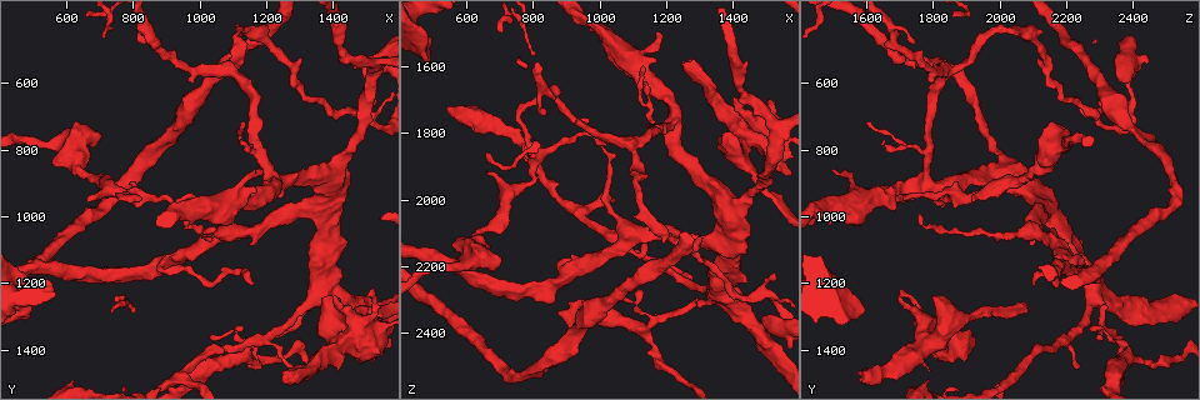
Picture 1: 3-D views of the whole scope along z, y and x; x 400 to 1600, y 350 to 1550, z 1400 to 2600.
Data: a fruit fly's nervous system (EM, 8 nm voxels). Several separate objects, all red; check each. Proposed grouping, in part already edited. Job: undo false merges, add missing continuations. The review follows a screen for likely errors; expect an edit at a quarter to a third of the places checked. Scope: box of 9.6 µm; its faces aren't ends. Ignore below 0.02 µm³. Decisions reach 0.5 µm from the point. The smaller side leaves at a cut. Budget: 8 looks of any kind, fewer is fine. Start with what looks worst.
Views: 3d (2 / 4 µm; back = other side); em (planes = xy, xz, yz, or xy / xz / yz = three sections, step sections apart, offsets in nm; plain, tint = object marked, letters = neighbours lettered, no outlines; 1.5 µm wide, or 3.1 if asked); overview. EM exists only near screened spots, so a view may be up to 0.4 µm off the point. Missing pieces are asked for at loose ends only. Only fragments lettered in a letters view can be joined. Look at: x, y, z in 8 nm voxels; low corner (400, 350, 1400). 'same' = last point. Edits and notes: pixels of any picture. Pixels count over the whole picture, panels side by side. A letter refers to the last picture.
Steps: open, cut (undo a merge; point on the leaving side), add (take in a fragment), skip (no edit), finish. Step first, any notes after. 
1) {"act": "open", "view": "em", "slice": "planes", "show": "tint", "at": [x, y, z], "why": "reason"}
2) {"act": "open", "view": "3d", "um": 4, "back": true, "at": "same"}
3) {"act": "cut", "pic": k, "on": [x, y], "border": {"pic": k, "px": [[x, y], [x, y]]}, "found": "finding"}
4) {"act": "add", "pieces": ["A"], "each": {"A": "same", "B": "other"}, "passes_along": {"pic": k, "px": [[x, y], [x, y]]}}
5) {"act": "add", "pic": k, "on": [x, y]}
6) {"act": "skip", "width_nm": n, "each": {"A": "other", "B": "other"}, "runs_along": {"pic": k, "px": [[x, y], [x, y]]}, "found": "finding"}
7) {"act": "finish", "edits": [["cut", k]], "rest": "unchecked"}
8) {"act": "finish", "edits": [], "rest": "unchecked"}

{"act": "open", "view": "em", "slice": "yz", "step": 8, "show": "plain", "at": [1250, 1490, 1600], "why": "an open end"}

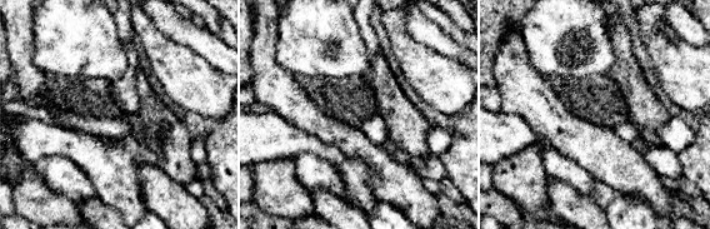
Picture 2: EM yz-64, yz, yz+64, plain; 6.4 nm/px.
{"act": "open", "view": "em", "slice": "yz", "step": 8, "show": "tint", "at": "same"}

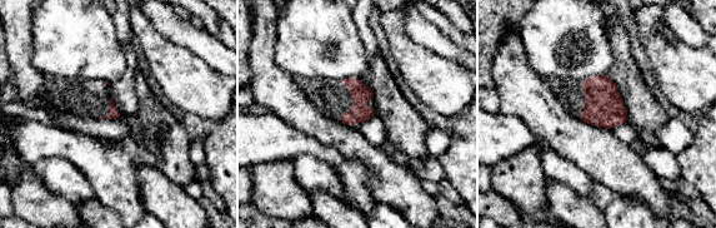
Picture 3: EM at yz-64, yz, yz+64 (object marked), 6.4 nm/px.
{"act": "open", "view": "em", "slice": "yz", "step": 8, "show": "letters", "at": "same", "why": "what lies round it"}

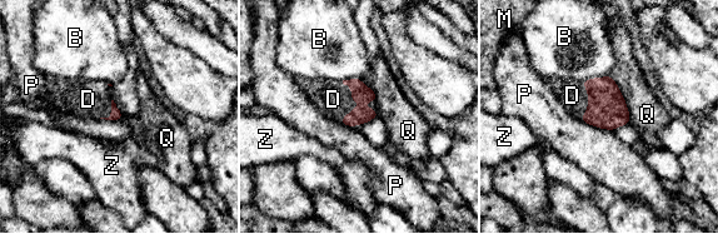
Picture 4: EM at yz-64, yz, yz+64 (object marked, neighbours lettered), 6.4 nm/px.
{"act": "add", "pieces": ["D"], "each": {"B": "other", "D": "same", "M": "other", "P": "other", "Q": "other", "Z": "other"}, "passes_along": {"pic": 4, "px": [[360, 93], [353, 100], [333, 99]]}, "found": "the neuron continues"}

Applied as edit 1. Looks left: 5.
{"act": "open", "view": "3d", "um": 2, "back": true, "at": [670, 950, 1910], "why": "branch stops here"}

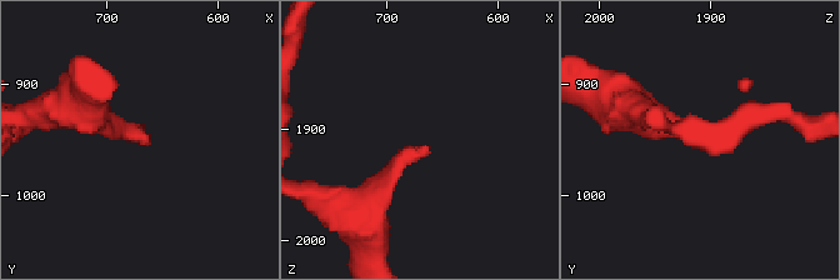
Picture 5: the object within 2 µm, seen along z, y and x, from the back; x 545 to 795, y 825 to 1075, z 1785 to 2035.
{"act": "open", "view": "em", "slice": "xz", "step": 8, "show": "plain", "at": [660, 952, 1920]}

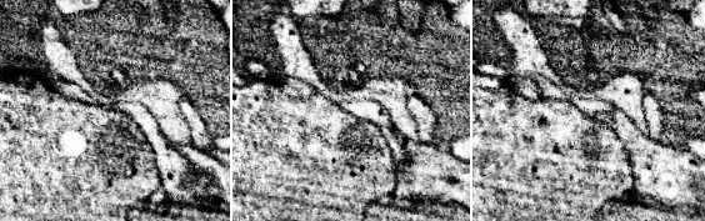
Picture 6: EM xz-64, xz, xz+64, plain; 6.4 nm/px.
{"act": "open", "view": "em", "slice": "xz", "step": 8, "show": "letters", "at": "same"}

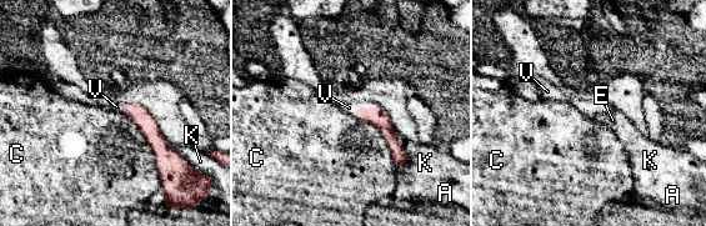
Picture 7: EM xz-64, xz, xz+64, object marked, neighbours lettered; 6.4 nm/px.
{"act": "add", "pieces": ["V"], "each": {"A": "other", "C": "other", "E": "other", "K": "other", "V": "same"}, "passes_along": {"pic": 7, "px": [[377, 116], [362, 108], [349, 108]]}, "found": "it goes on there"}

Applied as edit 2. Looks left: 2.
{"act": "open", "view": "em", "slice": "yz", "step": 4, "show": "tint", "at": [1520, 1220, 1700], "why": "thin end"}

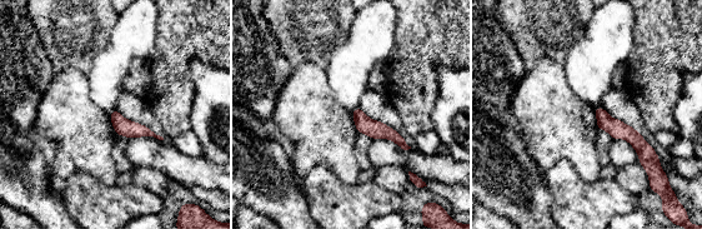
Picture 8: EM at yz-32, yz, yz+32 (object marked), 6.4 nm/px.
{"act": "open", "view": "em", "slice": "yz", "step": 4, "show": "letters", "at": "same", "why": "what lies round it"}

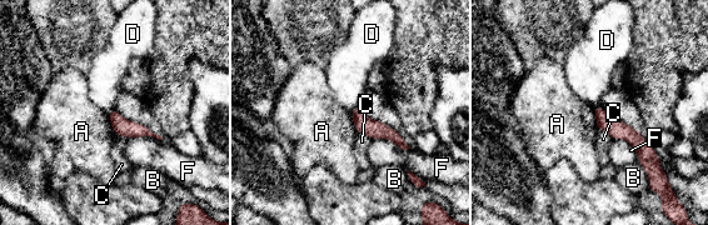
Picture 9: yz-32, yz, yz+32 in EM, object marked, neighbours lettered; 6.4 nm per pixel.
{"act": "skip", "each": {"A": "other", "B": "other", "C": "other", "D": "other", "F": "other"}, "runs_along": {"pic": 9, "px": [[598, 110], [648, 158]]}, "found": "no lettered fragment goes on from it"}

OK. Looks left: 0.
{"act": "finish", "edits": [["add", 4], ["add", 7]], "rest": "unchecked"}

